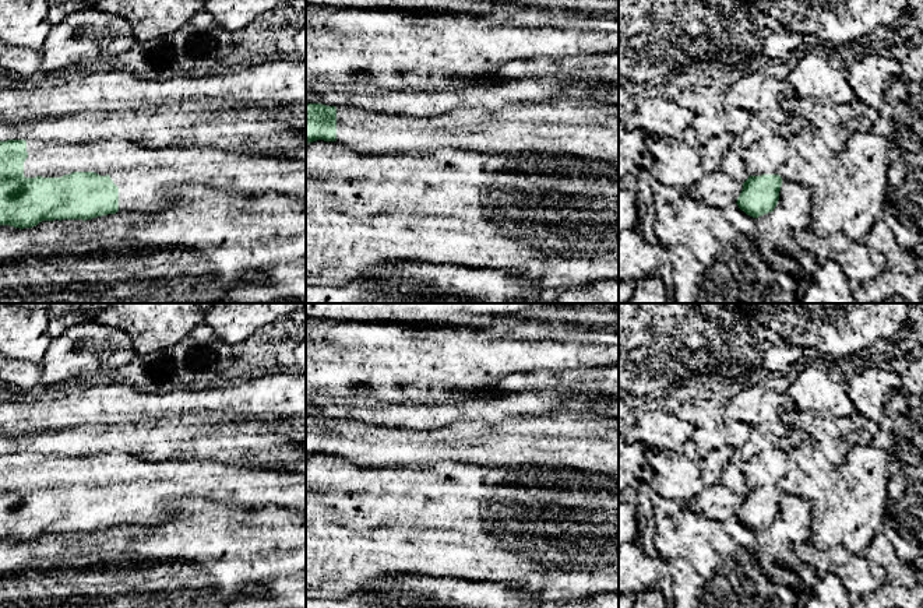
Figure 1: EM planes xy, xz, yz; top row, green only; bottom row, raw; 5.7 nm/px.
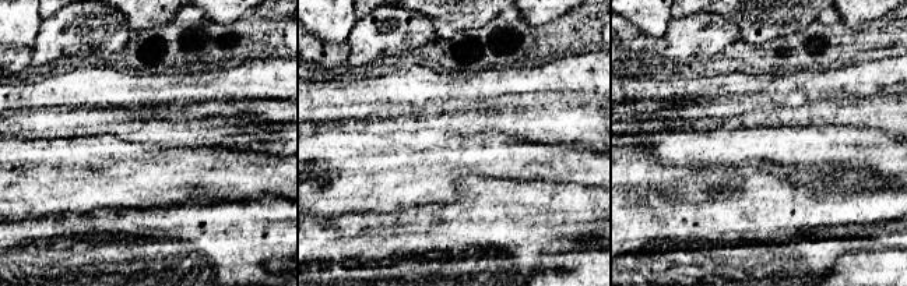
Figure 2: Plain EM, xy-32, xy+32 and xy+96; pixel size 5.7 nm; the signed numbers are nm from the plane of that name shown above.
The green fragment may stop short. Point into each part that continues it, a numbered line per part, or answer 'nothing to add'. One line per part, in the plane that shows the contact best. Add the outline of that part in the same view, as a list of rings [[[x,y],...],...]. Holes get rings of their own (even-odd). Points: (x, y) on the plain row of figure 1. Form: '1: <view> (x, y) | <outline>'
1: xy (147, 489) | [[[128,451],[25,454],[25,491],[61,491],[73,485],[109,488],[119,500],[117,526],[163,524],[176,517],[175,505],[186,500],[247,510],[275,506],[306,513],[306,471],[295,468],[151,460]]]

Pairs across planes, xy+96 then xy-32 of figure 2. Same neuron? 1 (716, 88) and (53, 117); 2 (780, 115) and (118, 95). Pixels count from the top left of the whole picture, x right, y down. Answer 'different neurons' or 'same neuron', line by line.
1: different neurons
2: different neurons

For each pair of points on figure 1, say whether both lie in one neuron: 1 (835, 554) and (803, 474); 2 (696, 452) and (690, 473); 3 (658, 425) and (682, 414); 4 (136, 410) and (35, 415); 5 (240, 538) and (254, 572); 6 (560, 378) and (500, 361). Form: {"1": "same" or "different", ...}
{"1": "different", "2": "different", "3": "different", "4": "same", "5": "same", "6": "different"}

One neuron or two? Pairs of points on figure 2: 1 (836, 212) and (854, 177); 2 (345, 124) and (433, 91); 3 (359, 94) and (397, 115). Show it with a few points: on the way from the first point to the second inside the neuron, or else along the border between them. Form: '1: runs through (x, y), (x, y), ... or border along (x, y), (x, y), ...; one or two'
1: border along (816, 183), (846, 186), (857, 190), (881, 190); two
2: border along (371, 115), (338, 120); two
3: border along (394, 108), (405, 110); two

